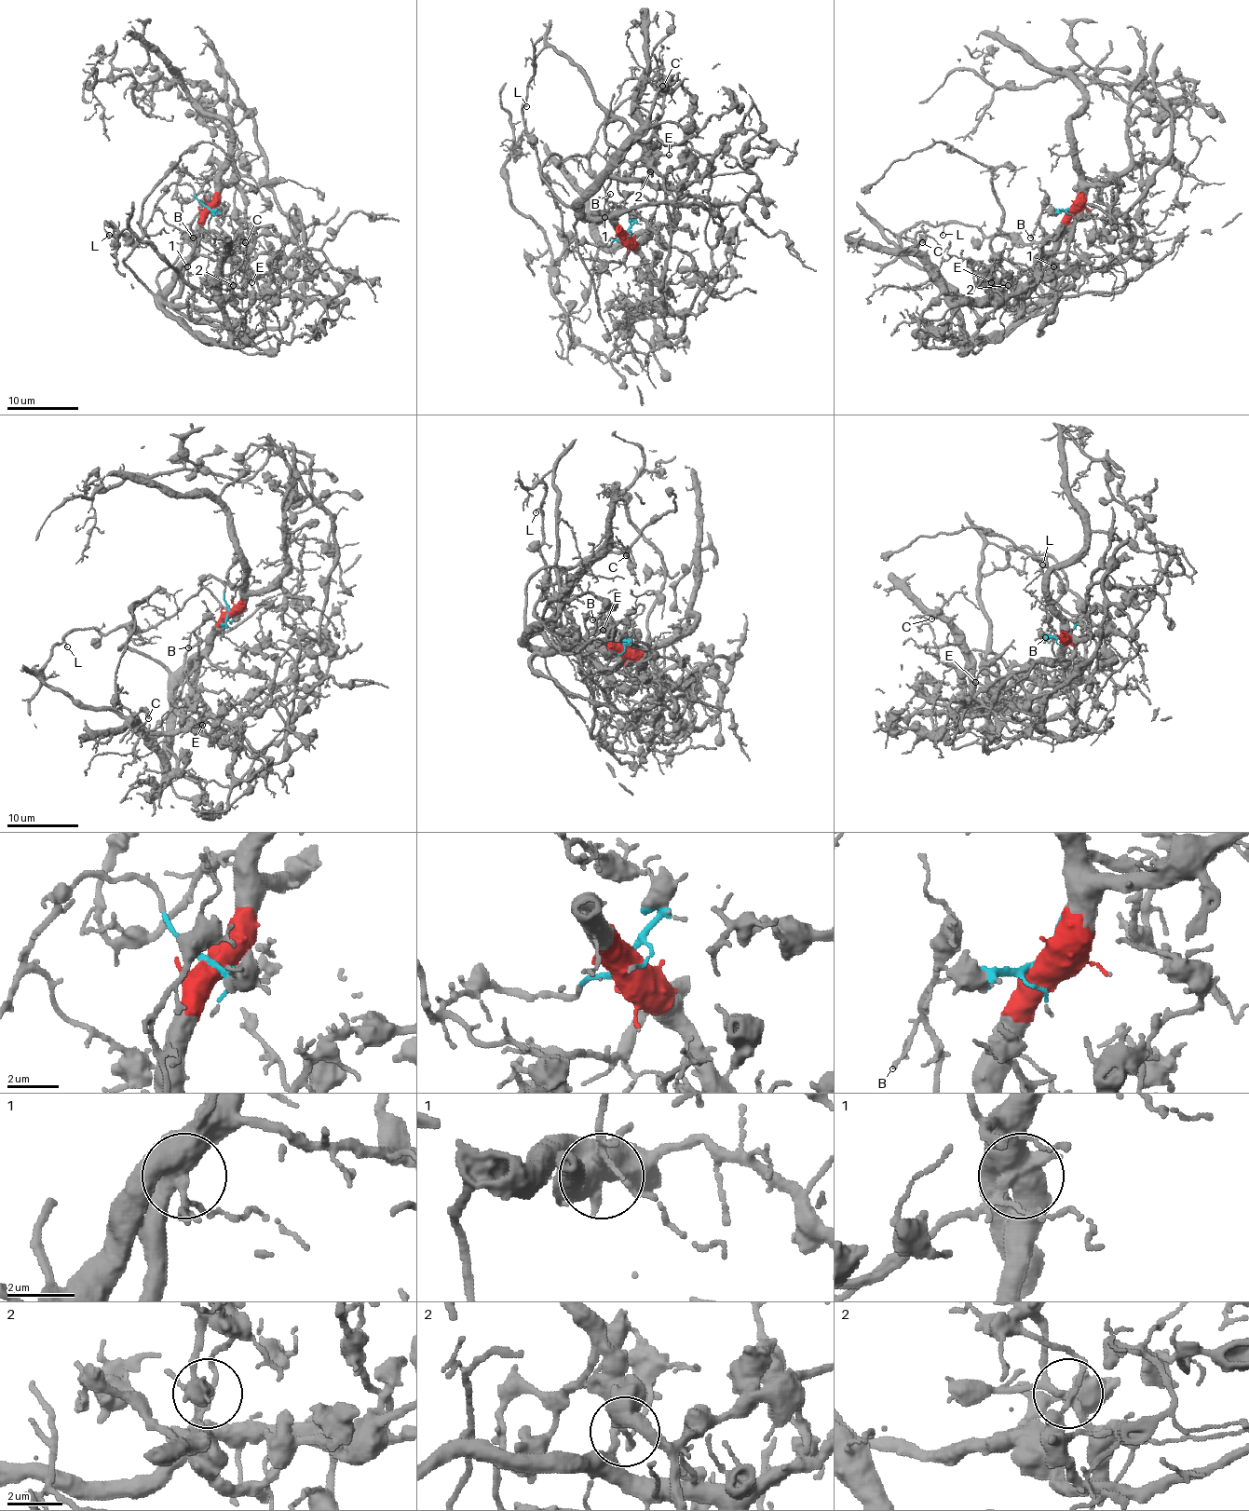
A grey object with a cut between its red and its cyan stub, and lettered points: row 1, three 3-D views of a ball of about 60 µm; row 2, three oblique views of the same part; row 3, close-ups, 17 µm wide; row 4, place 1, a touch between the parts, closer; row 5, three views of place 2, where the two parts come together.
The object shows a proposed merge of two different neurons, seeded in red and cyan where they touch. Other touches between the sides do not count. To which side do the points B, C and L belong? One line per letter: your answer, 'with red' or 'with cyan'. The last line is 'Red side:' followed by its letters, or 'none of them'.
B: with red
C: with red
L: with cyan
Red side: B, C

